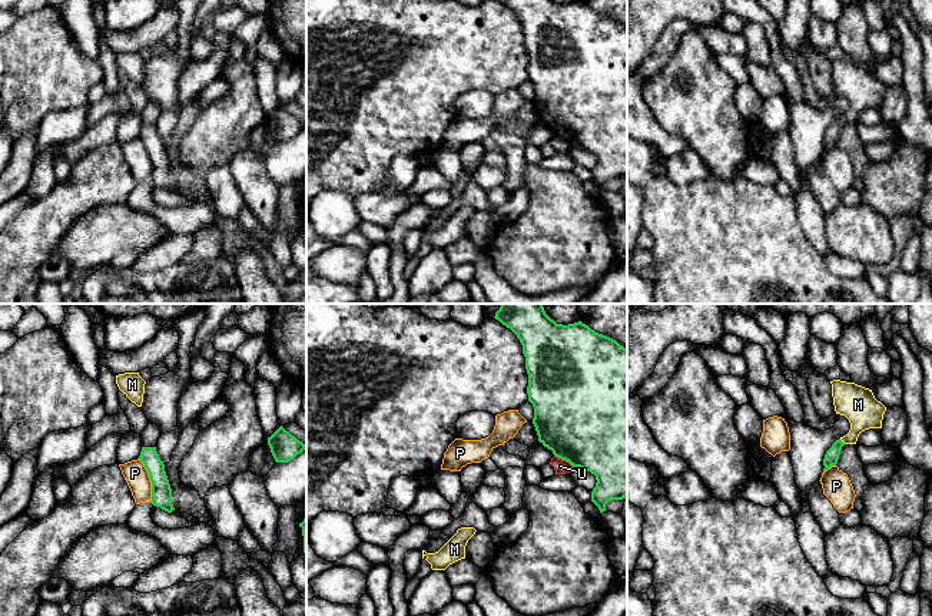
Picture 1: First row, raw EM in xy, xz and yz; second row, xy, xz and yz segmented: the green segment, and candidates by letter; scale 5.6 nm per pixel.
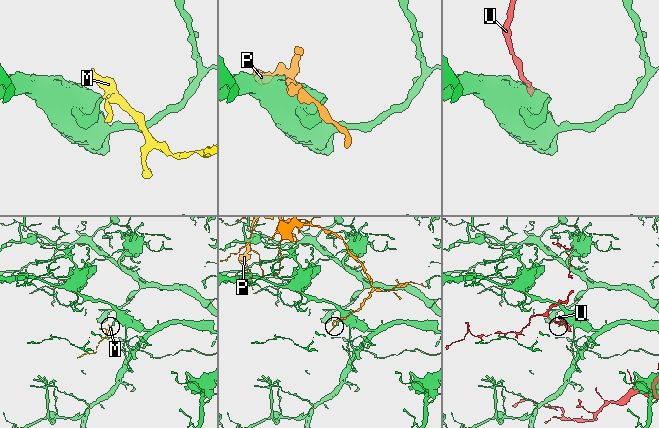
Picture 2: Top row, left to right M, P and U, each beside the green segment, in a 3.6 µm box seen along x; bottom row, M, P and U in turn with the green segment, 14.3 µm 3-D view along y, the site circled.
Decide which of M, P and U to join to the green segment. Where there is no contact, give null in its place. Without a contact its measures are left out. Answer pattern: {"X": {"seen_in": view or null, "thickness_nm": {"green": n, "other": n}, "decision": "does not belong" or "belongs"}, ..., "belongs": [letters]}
{"M": {"seen_in": "yz", "thickness_nm": {"green": 80, "other": 200}, "decision": "belongs"}, "P": {"seen_in": "xy", "thickness_nm": {"green": 110, "other": 140}, "decision": "does not belong"}, "U": {"seen_in": "xz", "thickness_nm": {"green": 500, "other": 80}, "decision": "does not belong"}, "belongs": ["M"]}

